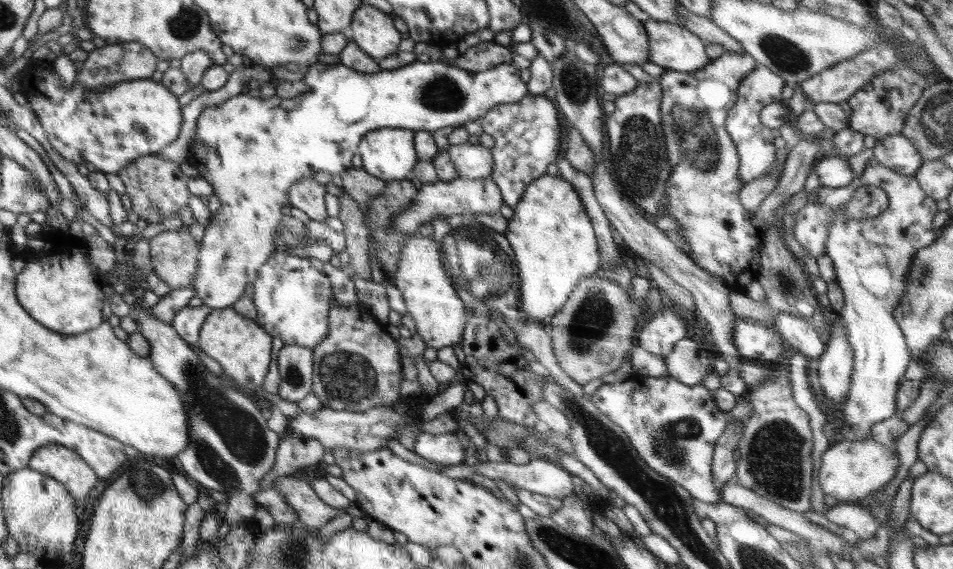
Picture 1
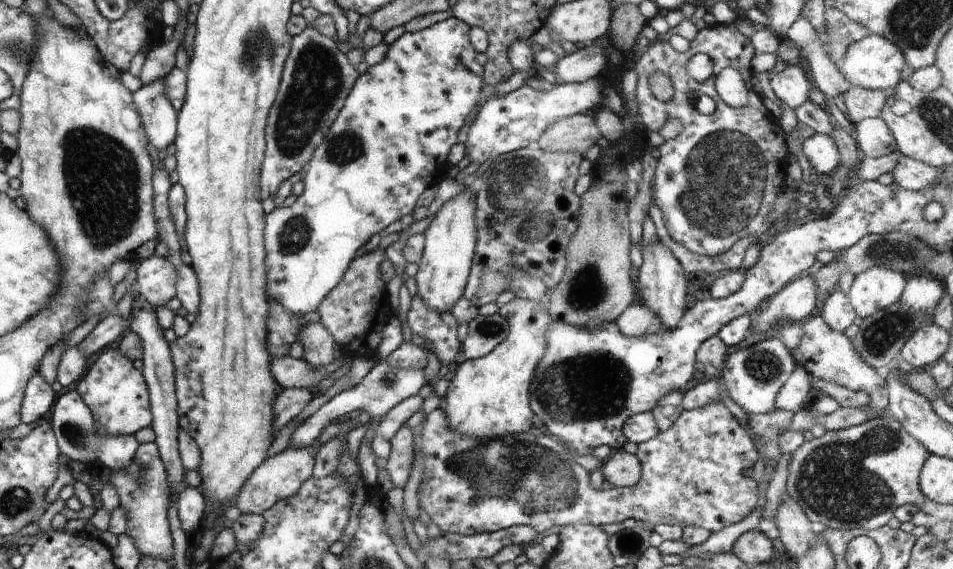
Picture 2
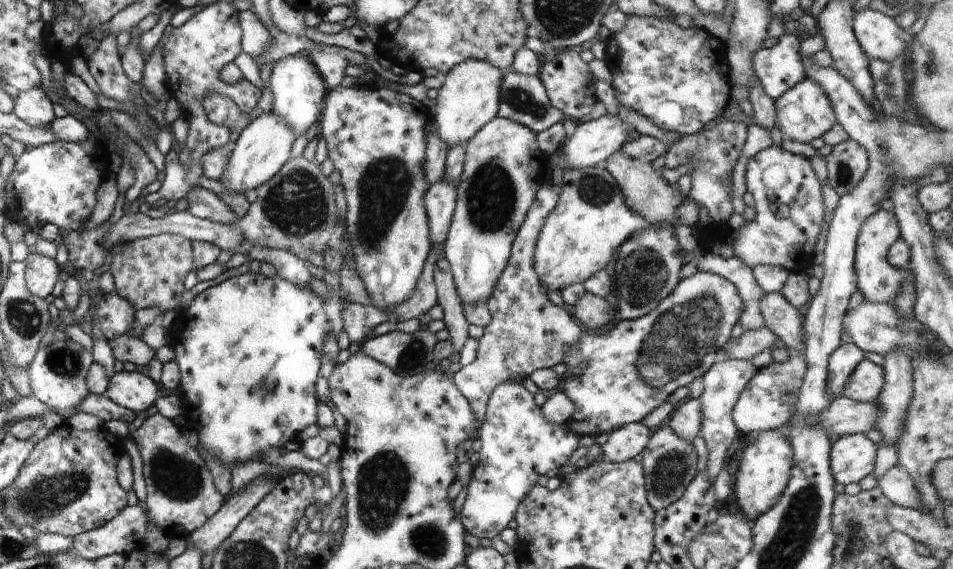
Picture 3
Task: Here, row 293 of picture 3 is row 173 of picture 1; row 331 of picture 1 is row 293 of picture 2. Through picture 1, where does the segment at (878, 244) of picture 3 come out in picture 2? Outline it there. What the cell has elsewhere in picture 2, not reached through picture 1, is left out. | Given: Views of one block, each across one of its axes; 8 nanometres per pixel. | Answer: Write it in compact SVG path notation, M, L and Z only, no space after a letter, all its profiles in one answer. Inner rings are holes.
M882 267L868 268L866 272L857 274L847 293L854 312L864 318L872 316L878 310L884 310L888 306L892 306L894 302L898 302L902 292L904 292L904 286L906 286L906 277L897 270Z

